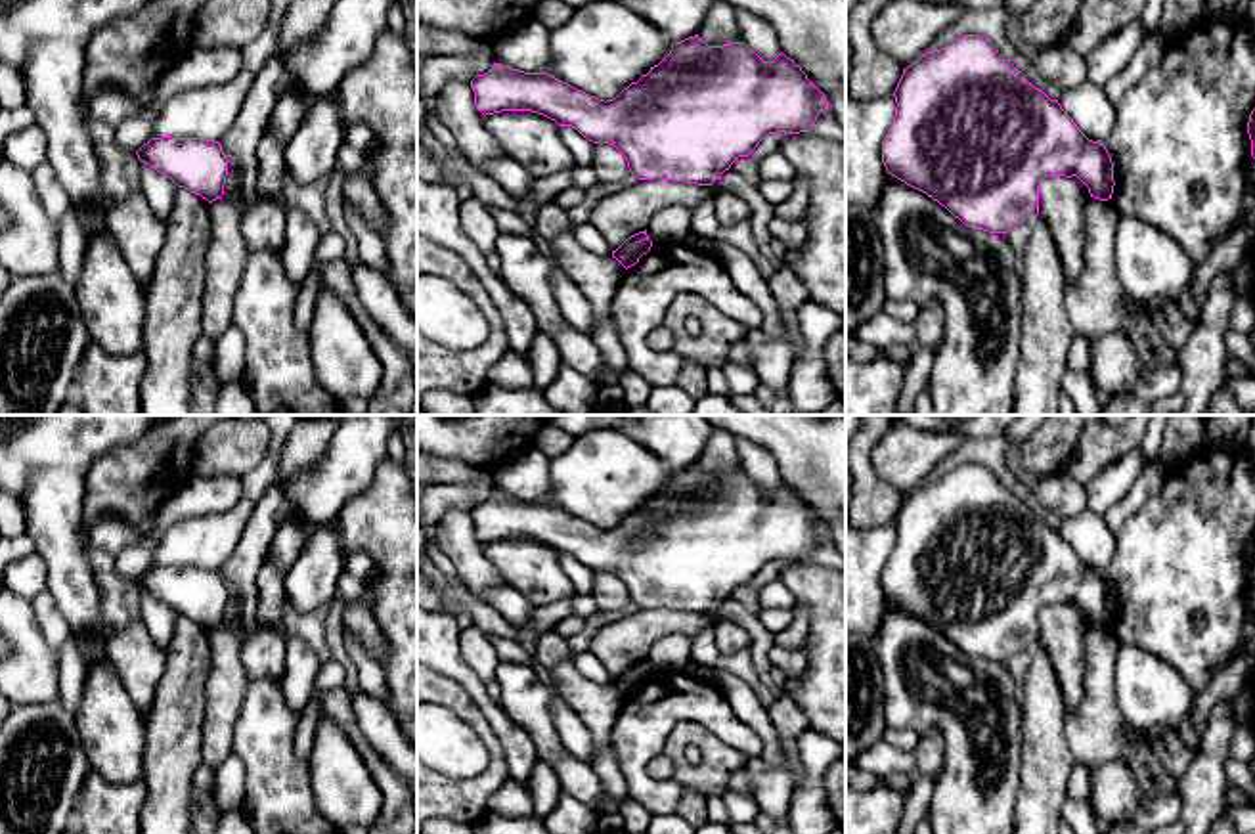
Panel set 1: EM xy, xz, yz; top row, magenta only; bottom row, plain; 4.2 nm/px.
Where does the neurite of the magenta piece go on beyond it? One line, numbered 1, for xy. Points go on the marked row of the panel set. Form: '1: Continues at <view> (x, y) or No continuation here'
1: No continuation here

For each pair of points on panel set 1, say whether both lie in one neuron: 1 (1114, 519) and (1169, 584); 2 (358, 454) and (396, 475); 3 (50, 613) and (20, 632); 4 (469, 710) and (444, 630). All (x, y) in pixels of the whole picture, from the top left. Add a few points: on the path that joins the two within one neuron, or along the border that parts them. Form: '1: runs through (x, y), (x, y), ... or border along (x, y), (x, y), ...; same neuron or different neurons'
1: border along (1152, 496), (1114, 532); different neurons
2: border along (387, 456), (375, 469), (374, 479), (351, 500); different neurons
3: border along (31, 603), (43, 637), (56, 657); different neurons
4: border along (437, 672), (454, 680), (490, 725); different neurons

